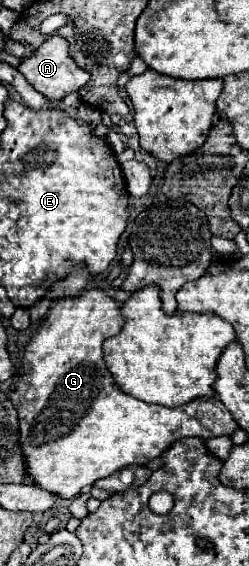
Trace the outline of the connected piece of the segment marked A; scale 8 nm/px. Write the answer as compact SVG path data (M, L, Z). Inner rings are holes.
M56 34L50 36L40 48L36 48L28 58L22 58L18 72L22 72L24 78L34 86L34 90L38 90L50 102L58 102L64 96L80 90L90 78L90 74L86 70L80 70L76 66L76 62L72 62L72 58L68 58L68 42L64 42L64 38L56 36Z

